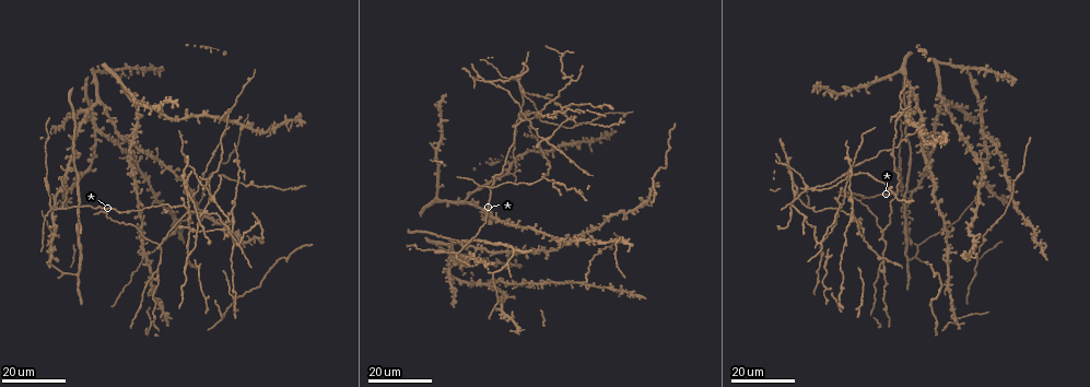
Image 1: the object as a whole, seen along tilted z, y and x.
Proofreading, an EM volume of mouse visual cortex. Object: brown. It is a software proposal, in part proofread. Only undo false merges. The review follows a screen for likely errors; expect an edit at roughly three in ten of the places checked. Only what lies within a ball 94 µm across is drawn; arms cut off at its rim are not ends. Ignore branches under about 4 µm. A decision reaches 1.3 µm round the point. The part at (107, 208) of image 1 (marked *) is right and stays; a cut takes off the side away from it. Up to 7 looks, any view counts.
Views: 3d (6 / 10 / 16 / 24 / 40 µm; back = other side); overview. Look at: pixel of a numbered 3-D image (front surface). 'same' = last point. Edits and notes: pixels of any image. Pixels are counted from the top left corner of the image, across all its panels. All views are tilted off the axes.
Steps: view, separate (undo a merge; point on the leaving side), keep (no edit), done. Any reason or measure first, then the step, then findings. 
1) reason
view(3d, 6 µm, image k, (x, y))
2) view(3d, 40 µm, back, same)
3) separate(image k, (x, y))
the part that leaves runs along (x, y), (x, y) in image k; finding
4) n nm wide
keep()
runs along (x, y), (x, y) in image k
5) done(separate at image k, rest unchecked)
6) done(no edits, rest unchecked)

calibre changes
view(3d, 16 µm, image 1, (230, 107))

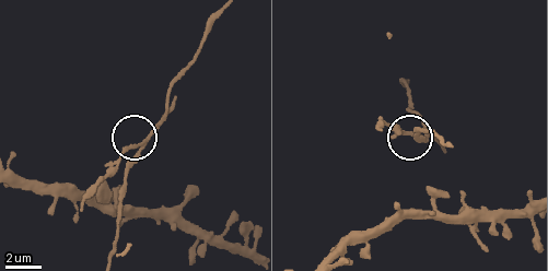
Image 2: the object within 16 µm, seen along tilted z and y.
view(3d, 6 µm, image 2, (142, 141))

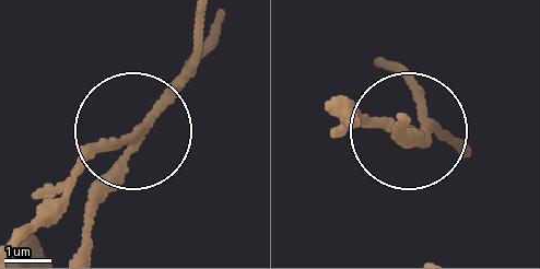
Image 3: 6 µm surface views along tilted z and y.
separate(image 3, (108, 142))
the part that leaves runs along (159, 109), (149, 126), (85, 152), (19, 242) in image 3; a second cell is stuck on

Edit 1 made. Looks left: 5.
see it whole again
view(overview)

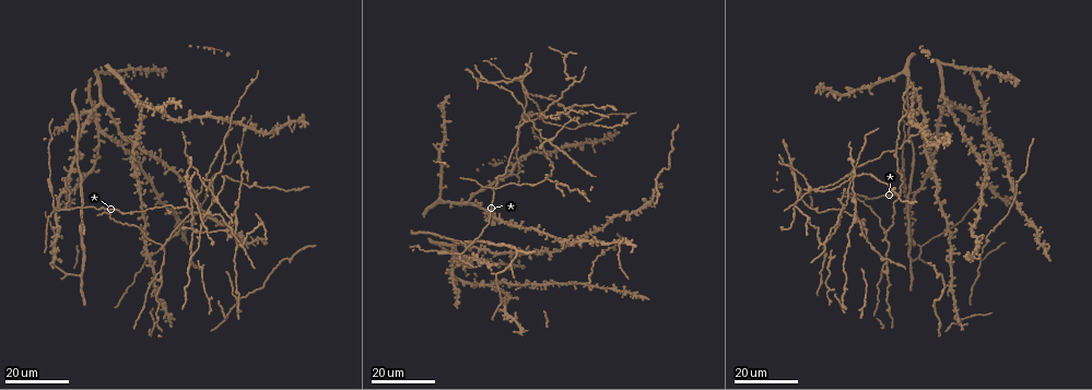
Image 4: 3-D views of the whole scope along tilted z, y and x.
view(3d, 16 µm, image 4, (80, 277))

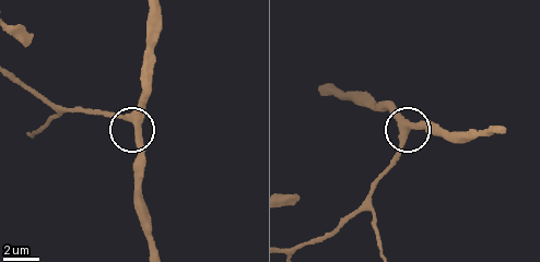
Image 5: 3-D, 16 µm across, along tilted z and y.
view(3d, 10 µm, image 5, (409, 120))

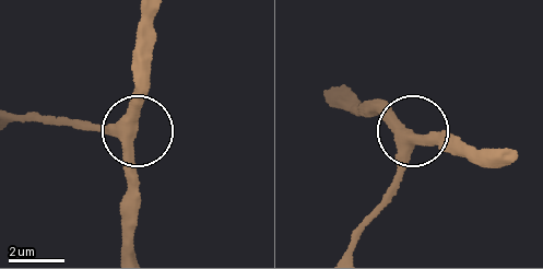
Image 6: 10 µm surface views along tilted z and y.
3 arms
keep()
runs along (21, 118), (134, 133), (132, 227) in image 6; all the same cell

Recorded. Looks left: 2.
calibre changes
view(3d, 16 µm, image 4, (162, 268))

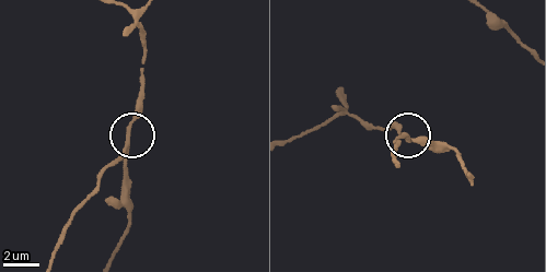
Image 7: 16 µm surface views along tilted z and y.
zoom in
view(3d, 10 µm, image 7, (127, 129))

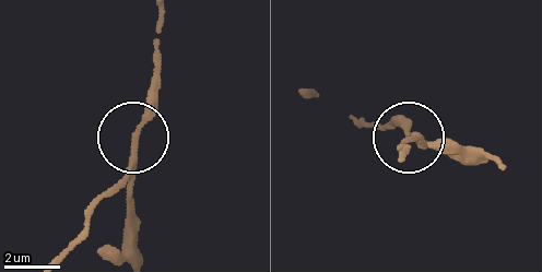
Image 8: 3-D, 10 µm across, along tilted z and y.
separate(image 8, (127, 202))
the part that leaves runs along (130, 161), (130, 235), (121, 256) in image 8; a second cell is stuck on

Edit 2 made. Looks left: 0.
done(separate at image 3, separate at image 8, rest unchecked)

